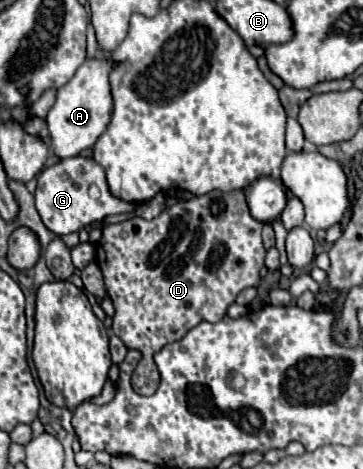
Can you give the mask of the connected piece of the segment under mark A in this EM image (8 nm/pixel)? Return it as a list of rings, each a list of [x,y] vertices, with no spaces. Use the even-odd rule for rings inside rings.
[[[86,60],[74,78],[58,90],[58,98],[48,112],[46,124],[50,132],[50,148],[58,158],[72,158],[80,152],[92,148],[110,122],[112,112],[112,94],[108,84],[108,74],[112,64],[104,60]]]

